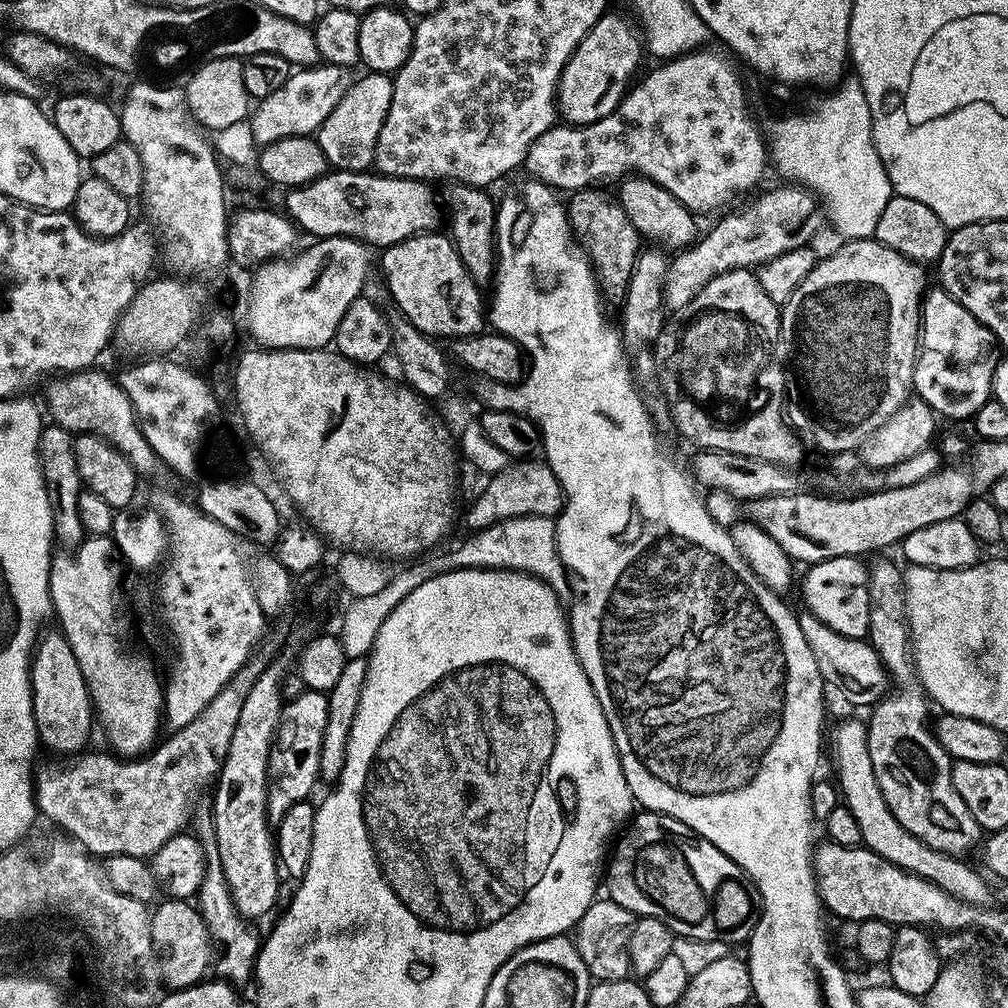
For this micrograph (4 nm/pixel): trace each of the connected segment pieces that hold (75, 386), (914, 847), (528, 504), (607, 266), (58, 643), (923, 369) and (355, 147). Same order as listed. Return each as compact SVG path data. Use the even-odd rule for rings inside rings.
M96 371L64 374L49 383L53 383L48 388L48 408L56 419L53 421L73 434L98 434L128 457L136 473L147 478L158 465L158 457L146 438L136 407L115 379ZM104 420L108 421L104 424Z
M844 720L837 726L836 730L831 731L830 744L832 740L832 754L836 762L836 776L840 779L840 792L844 795L843 803L850 810L850 814L858 820L858 827L862 830L862 838L864 839L863 847L870 849L874 854L878 854L886 862L890 862L894 866L898 866L903 872L908 872L912 876L917 876L923 880L928 880L931 884L936 884L946 894L950 894L954 898L958 898L962 902L966 902L970 906L978 906L979 908L991 908L997 903L998 896L990 885L984 881L985 873L983 871L975 872L968 865L963 864L963 859L955 856L948 856L944 852L934 850L930 846L926 846L926 842L922 842L918 838L914 838L914 834L910 834L902 825L894 818L894 814L890 810L890 806L886 802L886 798L882 794L882 790L878 786L878 778L874 774L874 762L870 762L870 746L868 745L868 729L865 721L860 720Z
M518 462L510 466L507 471L499 472L491 477L492 480L484 488L484 493L473 502L468 508L468 513L464 516L464 524L469 529L469 533L484 532L487 528L492 528L506 520L517 520L527 516L546 516L549 518L559 517L564 510L564 488L558 482L558 478L547 463L528 464L532 462Z
M603 187L587 188L571 193L566 204L568 220L572 224L575 239L592 261L594 275L605 301L624 302L631 284L635 266L642 253L642 237L635 229L615 195L612 196Z
M56 630L47 636L48 633L39 641L32 658L32 705L36 728L40 731L40 743L44 748L68 756L64 758L72 758L89 747L92 724L94 728L92 695L70 642Z
M932 290L922 301L920 359L916 361L914 392L932 407L937 417L971 421L993 399L994 374L1002 359L996 335L970 310L966 310L943 290Z
M364 74L353 83L352 89L342 98L338 110L326 118L318 139L329 165L337 172L366 172L373 167L378 138L382 134L384 120L392 105L392 76Z

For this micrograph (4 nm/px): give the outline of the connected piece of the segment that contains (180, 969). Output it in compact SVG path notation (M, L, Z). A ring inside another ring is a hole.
M171 898L165 901L164 905L161 903L152 912L153 940L161 966L164 967L164 983L172 990L192 988L195 984L205 983L207 976L204 975L207 974L208 968L210 972L214 964L214 949L212 935L199 907Z

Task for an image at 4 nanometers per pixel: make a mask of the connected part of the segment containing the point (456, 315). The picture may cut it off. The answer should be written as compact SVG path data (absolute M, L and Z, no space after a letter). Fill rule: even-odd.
M440 235L415 236L383 253L388 292L400 307L399 315L429 338L445 336L445 341L451 342L481 335L486 328L486 300L480 297L481 285L466 270L451 239Z

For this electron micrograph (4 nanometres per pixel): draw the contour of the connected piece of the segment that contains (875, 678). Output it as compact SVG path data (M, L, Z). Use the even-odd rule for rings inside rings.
M801 611L799 617L806 646L810 646L810 654L814 654L814 662L818 662L818 670L829 689L837 688L856 708L871 709L889 695L890 673L868 640L846 638L841 629L826 626L813 612Z

